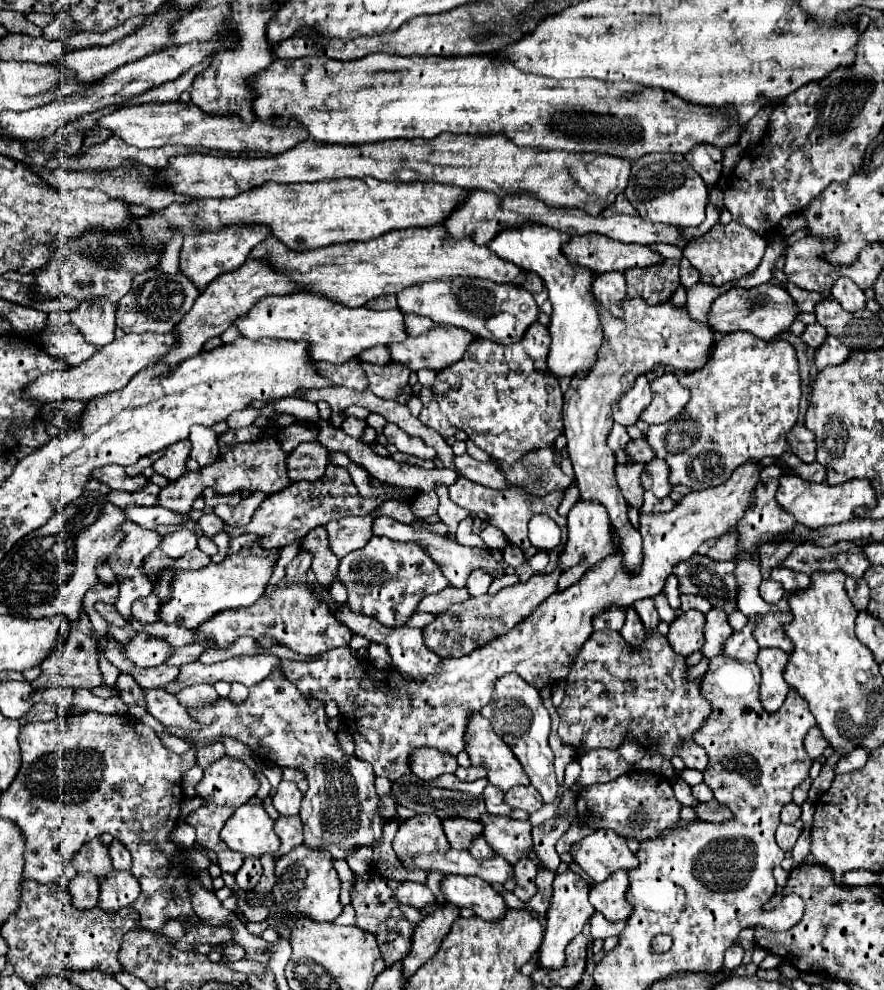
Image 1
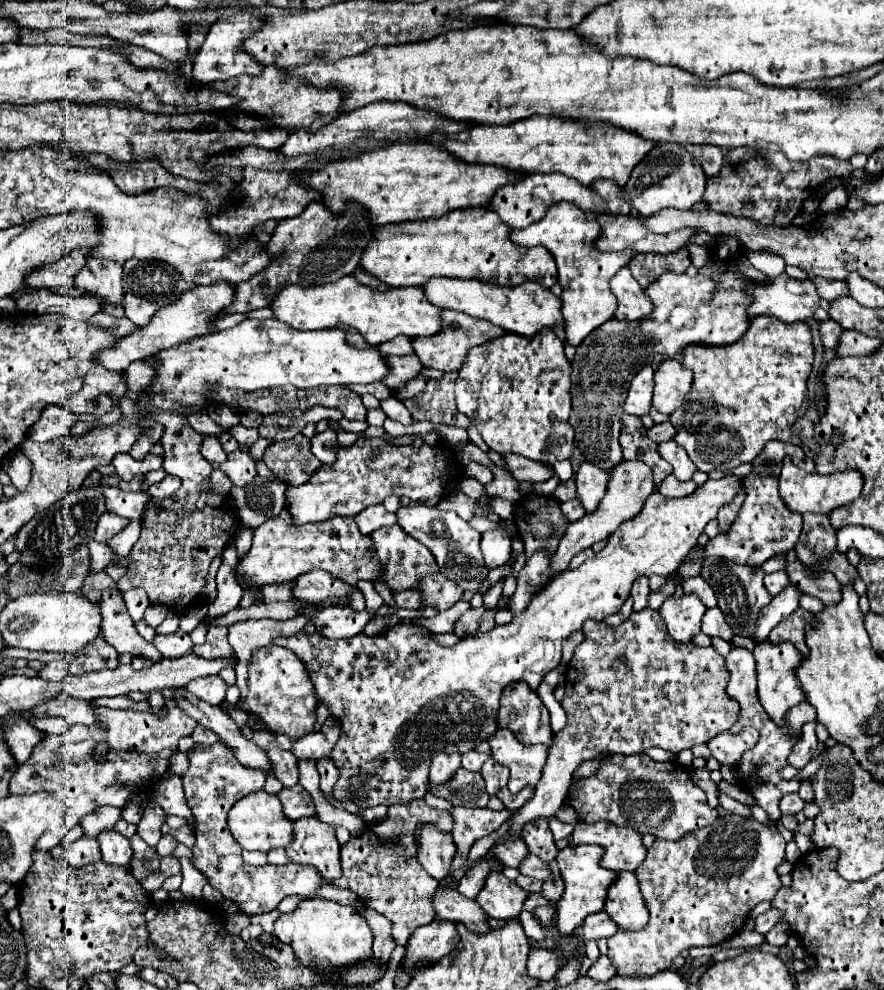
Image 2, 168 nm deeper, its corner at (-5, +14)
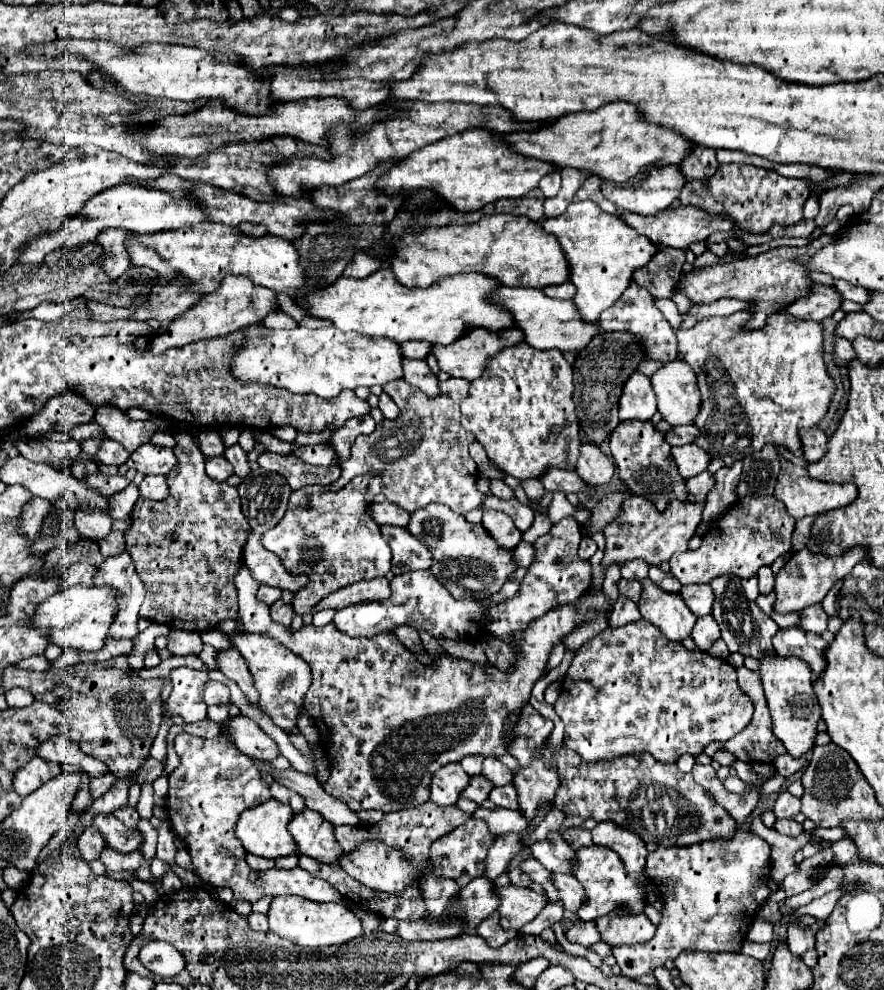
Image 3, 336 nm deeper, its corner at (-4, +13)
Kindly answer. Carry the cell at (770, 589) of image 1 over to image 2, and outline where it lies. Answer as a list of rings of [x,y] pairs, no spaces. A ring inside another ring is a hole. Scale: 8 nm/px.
[[[775,571],[765,575],[765,587],[771,595],[779,595],[789,585],[789,577],[785,571]]]

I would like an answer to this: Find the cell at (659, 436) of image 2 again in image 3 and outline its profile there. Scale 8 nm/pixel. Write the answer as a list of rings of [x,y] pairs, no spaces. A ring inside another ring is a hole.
[[[694,424],[690,426],[674,426],[670,432],[666,432],[666,438],[672,446],[680,446],[680,444],[690,444],[694,442],[698,436],[698,428]]]

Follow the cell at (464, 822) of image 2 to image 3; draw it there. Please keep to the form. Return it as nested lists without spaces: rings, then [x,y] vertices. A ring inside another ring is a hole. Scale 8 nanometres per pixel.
[[[478,808],[474,812],[474,818],[482,818],[490,826],[490,832],[496,836],[510,834],[510,832],[522,832],[528,828],[528,820],[518,810],[506,810],[506,808],[484,810],[484,808]]]

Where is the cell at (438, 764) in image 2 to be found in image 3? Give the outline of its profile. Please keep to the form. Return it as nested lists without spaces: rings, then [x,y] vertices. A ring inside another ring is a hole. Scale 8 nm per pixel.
[[[454,762],[450,766],[444,766],[432,778],[430,800],[440,804],[440,806],[456,804],[460,794],[462,794],[462,790],[468,786],[468,782],[470,782],[470,776],[462,770],[462,766],[458,762]]]

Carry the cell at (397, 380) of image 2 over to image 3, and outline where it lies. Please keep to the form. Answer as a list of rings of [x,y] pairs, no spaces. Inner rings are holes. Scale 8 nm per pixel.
[[[404,358],[404,380],[420,388],[430,398],[438,396],[438,376],[428,368],[426,360],[408,360]]]

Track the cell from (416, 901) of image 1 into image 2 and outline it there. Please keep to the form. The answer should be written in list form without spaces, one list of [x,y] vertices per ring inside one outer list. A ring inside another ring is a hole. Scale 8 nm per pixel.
[[[439,885],[435,895],[431,897],[431,905],[437,913],[437,919],[449,919],[449,921],[461,921],[471,931],[487,933],[489,923],[485,921],[485,913],[479,909],[475,901],[467,901],[465,897],[459,897],[459,891],[453,887]]]

